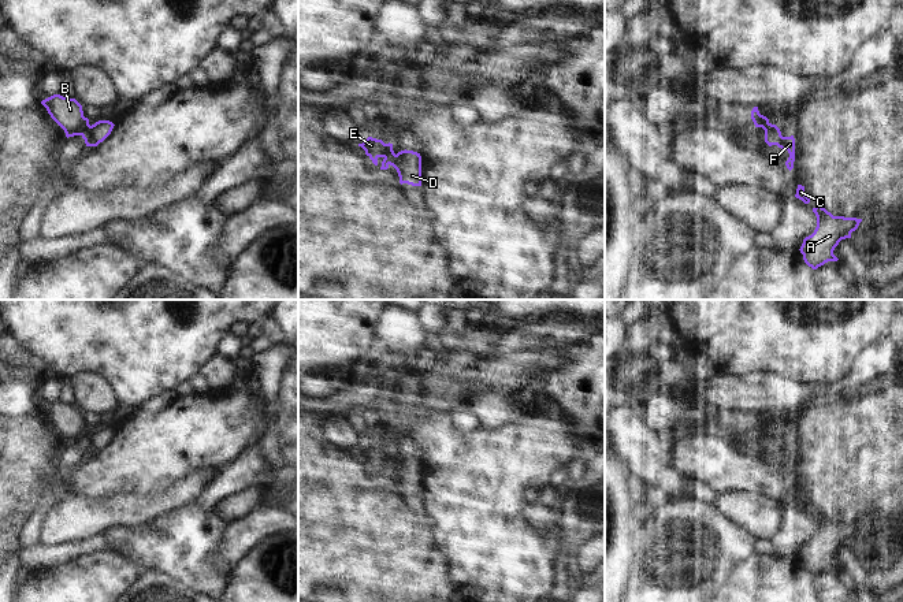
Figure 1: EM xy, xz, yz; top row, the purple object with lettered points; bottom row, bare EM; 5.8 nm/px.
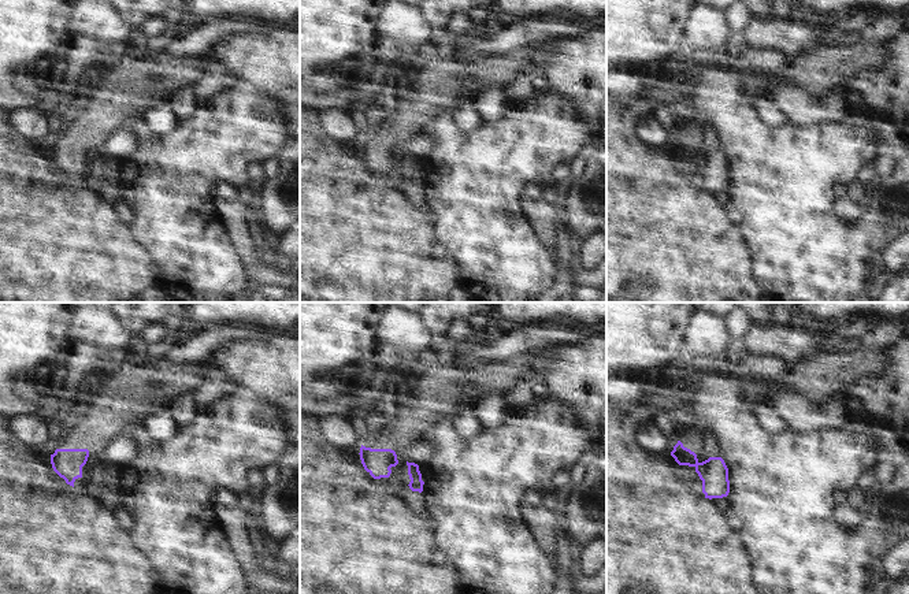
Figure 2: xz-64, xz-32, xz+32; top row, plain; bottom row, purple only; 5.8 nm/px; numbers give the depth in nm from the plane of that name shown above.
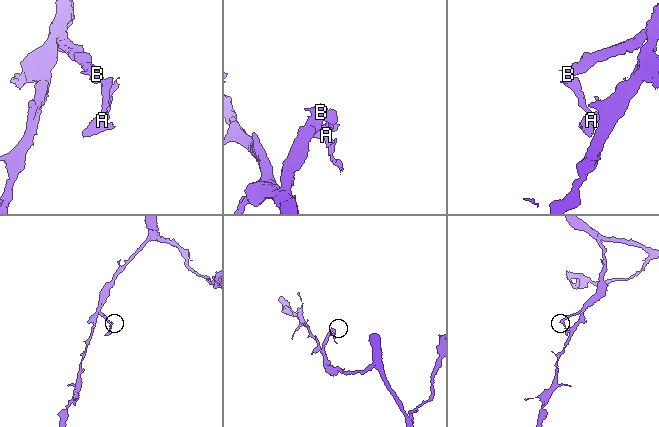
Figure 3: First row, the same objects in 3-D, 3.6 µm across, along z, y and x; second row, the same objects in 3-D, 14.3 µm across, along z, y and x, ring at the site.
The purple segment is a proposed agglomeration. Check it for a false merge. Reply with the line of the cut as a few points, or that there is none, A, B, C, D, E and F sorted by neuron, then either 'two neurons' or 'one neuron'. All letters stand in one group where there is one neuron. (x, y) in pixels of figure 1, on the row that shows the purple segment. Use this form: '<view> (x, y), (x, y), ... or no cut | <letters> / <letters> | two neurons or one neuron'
xz (394, 153), (387, 159), (387, 163) | A C D F / B E | two neurons

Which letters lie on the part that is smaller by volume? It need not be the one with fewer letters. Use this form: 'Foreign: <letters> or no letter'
Foreign: A, C, D, F

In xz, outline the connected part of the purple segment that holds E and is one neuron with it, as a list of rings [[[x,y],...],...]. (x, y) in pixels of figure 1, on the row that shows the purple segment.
[[[368,137],[363,144],[358,144],[365,150],[365,155],[378,166],[378,159],[382,157],[380,170],[389,168],[389,157],[394,156],[393,144],[384,144],[382,140]]]

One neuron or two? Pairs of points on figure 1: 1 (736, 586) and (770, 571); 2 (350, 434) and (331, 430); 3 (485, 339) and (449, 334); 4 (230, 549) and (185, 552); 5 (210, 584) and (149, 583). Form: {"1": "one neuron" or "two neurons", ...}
{"1": "one neuron", "2": "one neuron", "3": "one neuron", "4": "two neurons", "5": "two neurons"}

